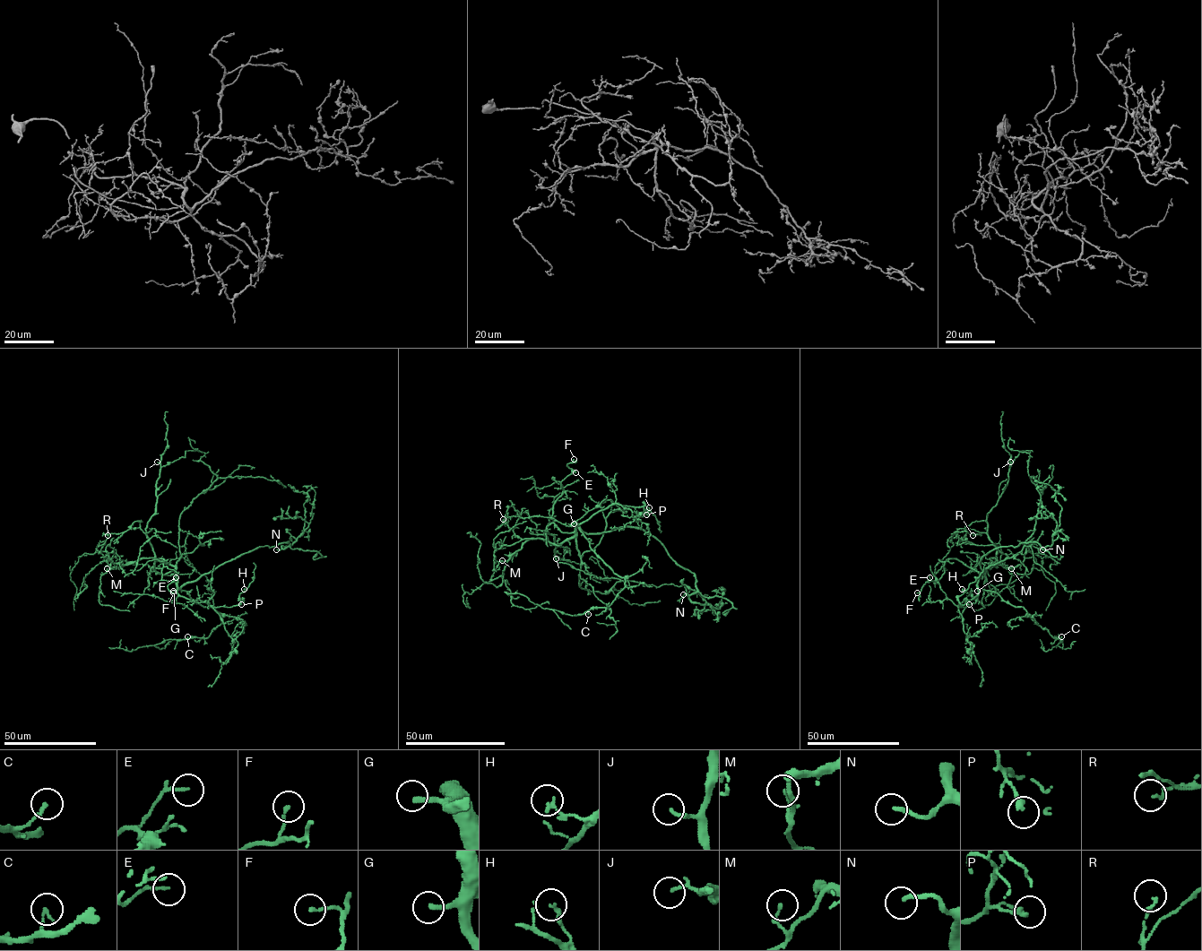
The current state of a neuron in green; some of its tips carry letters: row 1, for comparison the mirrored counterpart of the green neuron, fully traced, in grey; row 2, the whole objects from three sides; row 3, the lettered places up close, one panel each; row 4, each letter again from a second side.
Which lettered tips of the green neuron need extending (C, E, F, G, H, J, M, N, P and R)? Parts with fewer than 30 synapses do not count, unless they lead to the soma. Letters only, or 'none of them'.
G, N

